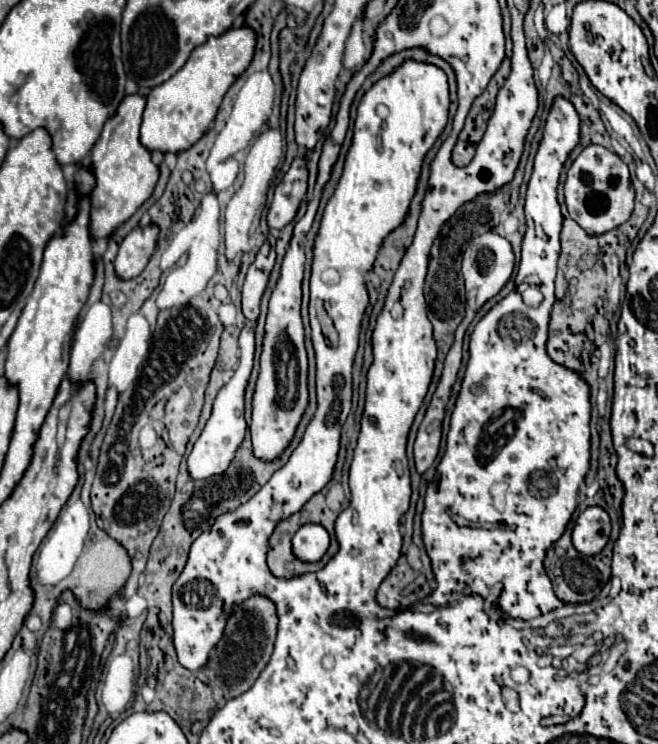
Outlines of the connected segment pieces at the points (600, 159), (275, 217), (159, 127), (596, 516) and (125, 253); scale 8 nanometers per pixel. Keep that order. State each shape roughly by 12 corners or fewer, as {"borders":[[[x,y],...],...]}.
{"borders":[[[586,146],[568,168],[570,218],[592,236],[634,208],[628,166]],[[294,158],[274,190],[268,228],[294,218],[306,194],[306,160]],[[232,28],[196,46],[152,88],[150,152],[184,152],[250,66],[256,36]],[[600,506],[580,512],[572,542],[586,556],[610,536],[610,516]],[[154,224],[134,228],[114,260],[118,278],[136,278],[158,238]]]}

